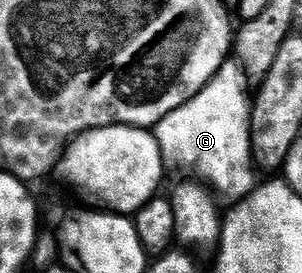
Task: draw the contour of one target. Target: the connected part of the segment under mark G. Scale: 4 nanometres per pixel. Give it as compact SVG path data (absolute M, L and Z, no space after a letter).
M228 58L219 72L189 102L173 110L156 124L153 135L168 165L192 168L203 180L208 180L231 202L238 202L254 193L257 163L251 143L252 101L247 100L248 73L238 59Z

